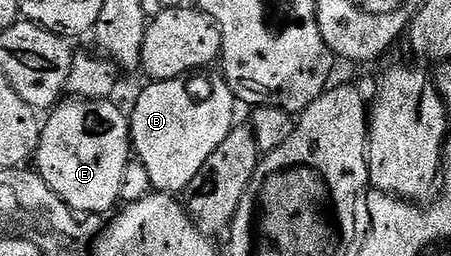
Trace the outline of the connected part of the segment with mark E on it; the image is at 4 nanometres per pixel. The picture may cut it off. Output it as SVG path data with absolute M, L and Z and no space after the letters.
M65 99L47 113L40 129L34 168L77 214L108 214L121 203L122 174L130 159L130 120L125 109L112 103L116 102Z

